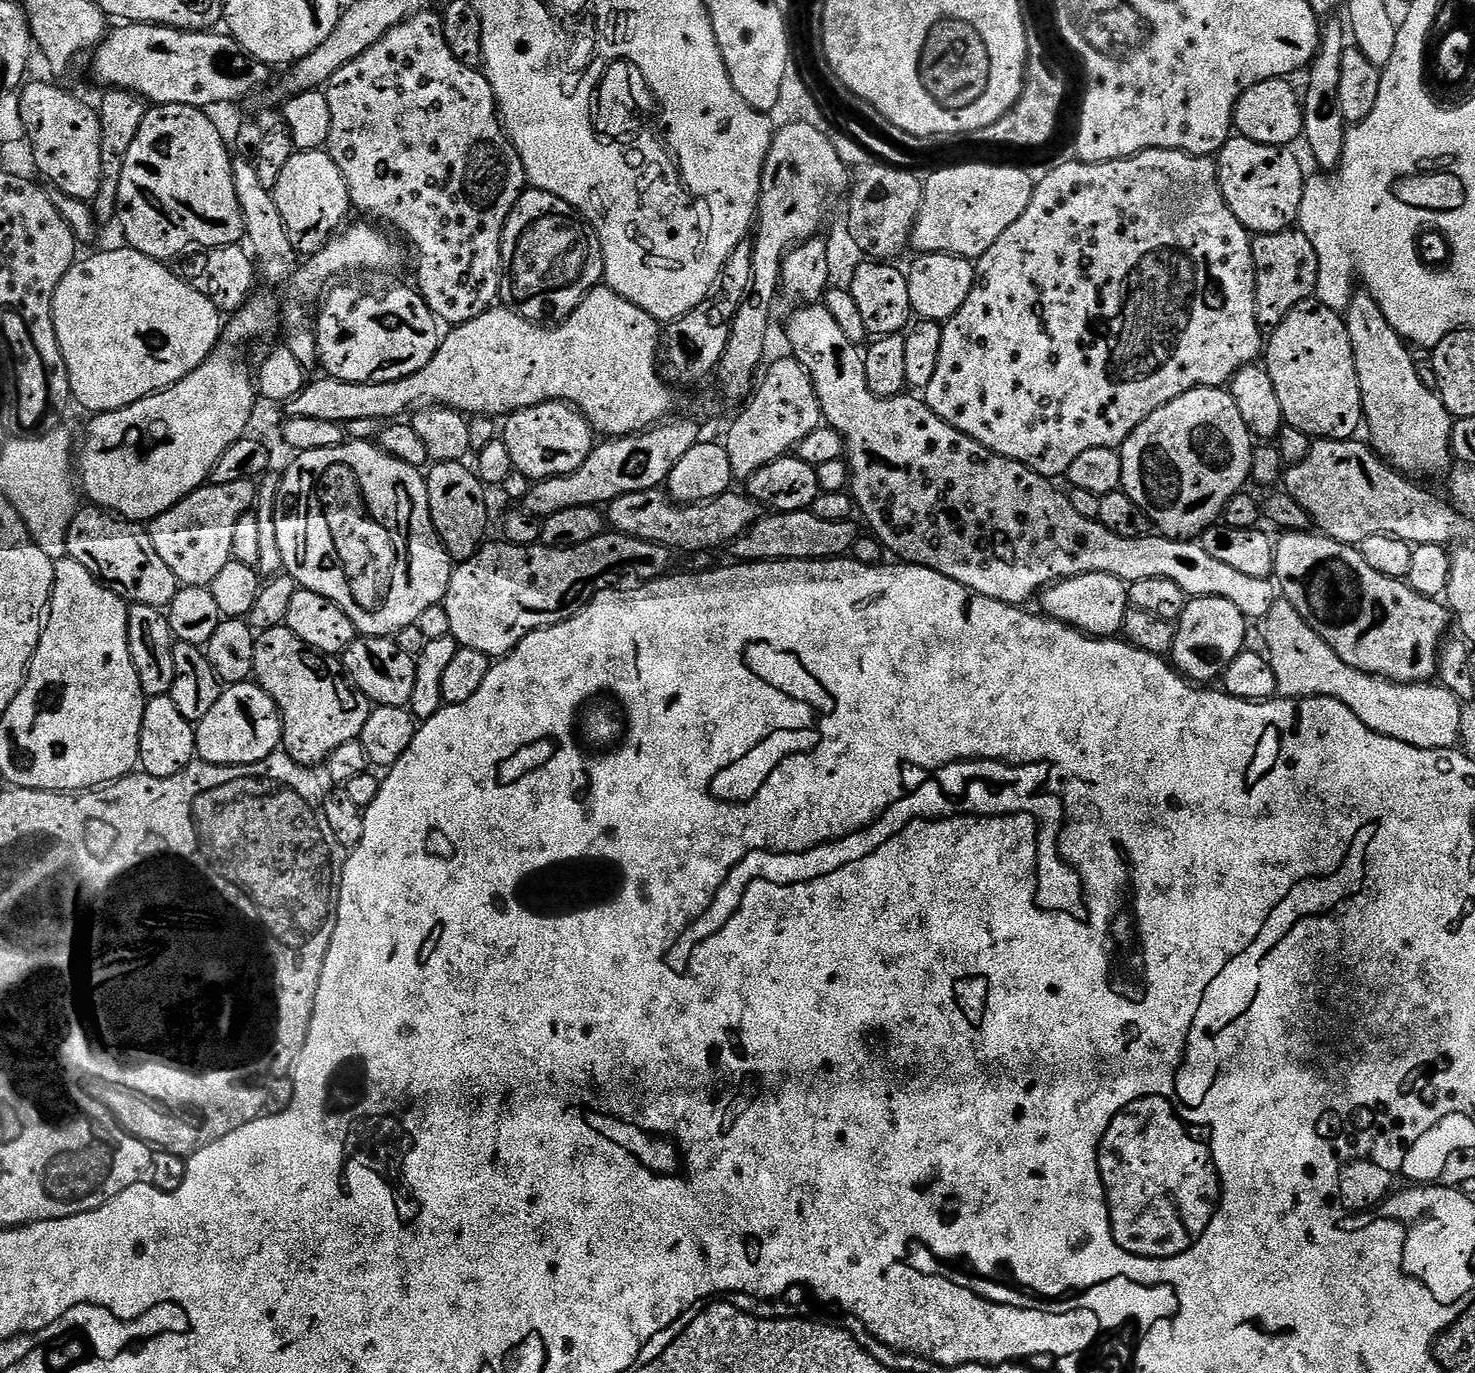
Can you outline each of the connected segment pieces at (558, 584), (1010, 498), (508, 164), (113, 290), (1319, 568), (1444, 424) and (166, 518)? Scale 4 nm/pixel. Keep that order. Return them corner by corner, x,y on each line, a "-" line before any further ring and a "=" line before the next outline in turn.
615,530
573,548
499,543
489,543
481,547
471,558
453,567
450,586
442,601
447,617
450,618
449,630
457,645
470,650
482,650
482,654
489,658
507,656
519,640
526,638
538,628
548,628
552,624
561,624
563,620
569,620
580,609
585,608
599,592
625,592
640,588
651,580
659,580
669,571
668,563
673,556
663,544
656,544
652,540
639,540
=
820,302
805,304
797,307
795,311
796,313
788,320
788,344
792,347
791,355
810,374
810,378
814,382
814,390
818,394
820,414
826,421
827,427
838,430
844,436
846,463
850,473
850,495
855,507
858,512
864,515
865,522
872,527
869,528
871,535
875,536
891,555
892,552
896,555
893,557
910,564
917,564
923,568
938,570
938,574
946,574
946,578
954,578
954,582
966,586
971,592
977,592
979,596
994,598
998,602
1006,602
1017,606
1027,605
1026,602
1032,595
1035,597
1037,594
1043,593
1048,585
1055,584
1057,580
1065,580
1071,576
1081,576
1091,572
1110,574
1114,578
1125,582
1131,582
1138,578
1170,578
1170,582
1178,582
1178,586
1182,586
1182,590
1190,598
1209,596
1210,598
1226,598
1226,602
1234,602
1234,606
1238,606
1238,610
1242,610
1242,614
1252,622
1263,621
1268,611
1276,605
1278,588
1271,579
1249,578
1247,574
1241,574
1239,570
1234,570
1231,566
1226,566
1223,562
1210,558
1210,554
1206,554
1206,550
1202,550
1202,546
1198,542
1193,542
1188,538
1173,538
1163,534
1153,534
1146,538
1122,538
1118,534
1106,530
1106,526
1102,526
1099,520
1082,518
1082,514
1078,514
1078,510
1074,510
1074,506
1068,500
1067,495
1063,491
1060,493
1052,485
1055,483
1049,477
1038,475
1037,472
1030,470
1017,460
994,454
974,438
962,434
962,430
958,430
954,426
947,424
942,418
938,418
938,414
934,414
934,410
930,410
930,406
925,404
919,395
874,395
866,382
866,366
862,362
858,362
862,356
861,349
852,344
850,338
846,338
846,334
842,334
842,329
838,327
838,322
834,322
834,314
830,314
830,310
=
436,10
419,12
406,22
394,26
381,40
374,42
366,54
354,58
342,66
328,79
326,95
330,102
330,138
326,151
330,158
342,170
344,180
352,197
352,208
365,212
368,216
377,216
384,224
393,224
408,240
416,243
416,252
420,255
420,269
416,272
415,283
420,297
430,306
437,320
448,326
465,324
497,303
500,295
500,239
512,208
526,190
526,177
522,158
518,150
508,139
507,131
498,111
496,95
483,71
466,66
450,54
444,37
444,22
441,13
=
121,246
89,260
77,259
62,278
52,302
54,330
69,372
72,400
80,403
88,414
113,412
164,391
198,370
221,343
220,309
187,279
179,280
168,268
171,267
159,260
=
1285,531
1281,540
1275,541
1276,571
1275,583
1304,621
1354,670
1362,670
1368,676
1380,676
1395,684
1422,684
1437,675
1436,662
1440,645
1448,632
1450,612
1439,599
1418,594
1404,580
1395,580
1386,574
1378,574
1362,558
1359,547
1343,544
1323,534
1312,536
1311,531
=
1360,290
1352,297
1351,304
1346,309
1346,323
1350,334
1350,346
1354,350
1354,362
1358,370
1358,382
1362,390
1362,406
1364,407
1363,423
1366,432
1372,435
1370,444
1387,463
1391,464
1401,474
1416,474
1425,472
1432,476
1435,472
1447,473
1453,463
1452,426
1454,419
1447,412
1446,406
1431,387
1424,385
1416,364
1412,361
1409,345
1386,322
1386,314
1382,314
1382,306
1374,302
1367,291
=
251,480
225,484
208,482
151,521
148,533
154,550
158,558
174,570
174,578
181,585
206,588
212,585
214,578
218,578
222,566
232,559
234,526
238,526
238,518
253,511
256,490
257,485

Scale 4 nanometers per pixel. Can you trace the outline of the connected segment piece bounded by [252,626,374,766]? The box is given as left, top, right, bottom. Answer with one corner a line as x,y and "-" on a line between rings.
287,626
266,628
256,637
252,670
255,683
278,706
284,723
282,748
290,758
305,766
323,765
338,746
359,740
374,705
352,685
337,657
315,652

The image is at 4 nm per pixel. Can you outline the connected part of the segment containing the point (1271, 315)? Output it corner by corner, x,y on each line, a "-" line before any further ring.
1295,227
1280,232
1265,232
1252,242
1252,257
1256,267
1256,317
1261,329
1271,330
1294,310
1294,306
1311,301
1318,282
1318,254
1310,246
1310,238

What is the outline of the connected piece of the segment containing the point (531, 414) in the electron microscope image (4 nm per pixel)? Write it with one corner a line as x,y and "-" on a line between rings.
551,400
511,413
503,424
502,439
506,442
506,450
510,450
510,458
514,458
514,469
526,474
530,482
578,470
578,466
586,462
594,447
594,429
588,419
562,400

